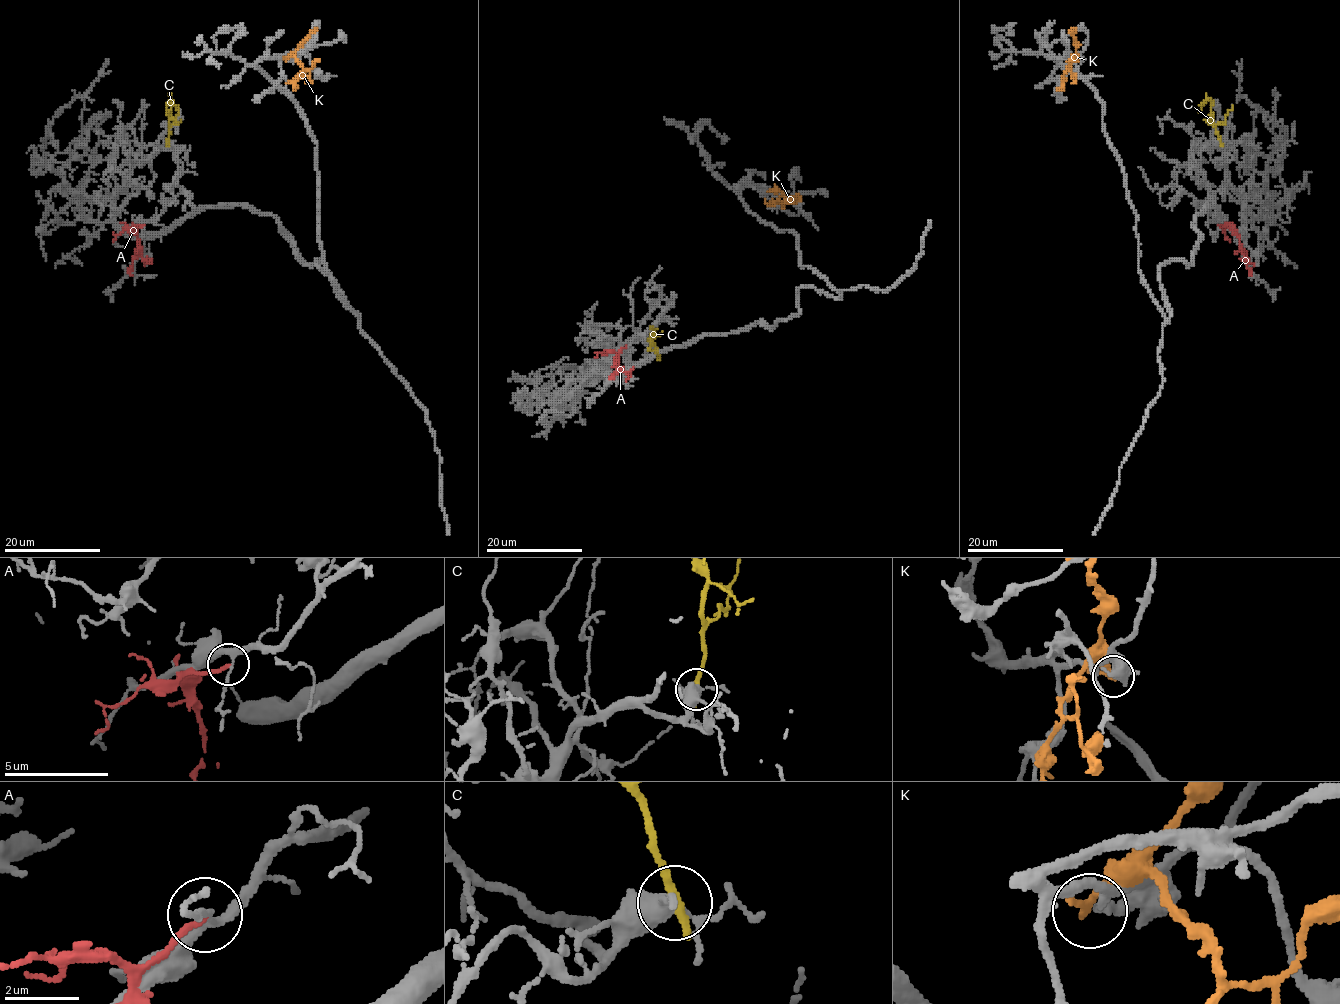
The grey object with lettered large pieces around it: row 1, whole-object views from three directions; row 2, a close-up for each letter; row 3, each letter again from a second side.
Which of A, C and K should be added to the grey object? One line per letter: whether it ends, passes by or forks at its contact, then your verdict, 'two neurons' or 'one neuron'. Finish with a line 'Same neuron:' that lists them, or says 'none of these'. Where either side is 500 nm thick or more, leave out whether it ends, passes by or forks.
A: it ends there; two neurons
C: it ends there; two neurons
K: it passes by; two neurons
Same neuron: none of these

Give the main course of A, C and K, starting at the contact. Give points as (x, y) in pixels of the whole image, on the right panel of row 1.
A: (1218, 224), (1234, 230), (1251, 274)
C: (1219, 141), (1211, 116), (1210, 99), (1205, 100), (1199, 112)
K: (1079, 61), (1074, 56), (1062, 86), (1057, 90)

